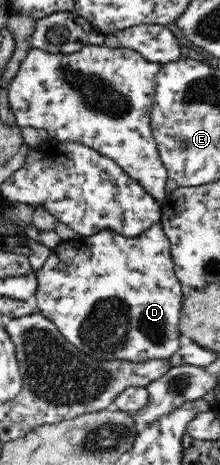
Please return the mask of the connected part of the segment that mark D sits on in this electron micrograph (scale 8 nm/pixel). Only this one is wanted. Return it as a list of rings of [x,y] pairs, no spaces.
[[[162,224],[148,227],[138,237],[124,237],[108,230],[91,236],[80,236],[59,243],[50,257],[35,271],[35,295],[38,309],[60,330],[68,343],[82,353],[100,361],[150,361],[169,359],[180,347],[179,330],[182,311],[181,283],[176,277],[171,243]]]

